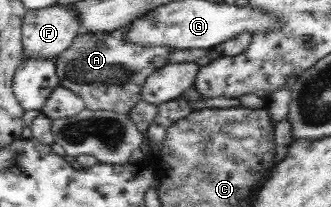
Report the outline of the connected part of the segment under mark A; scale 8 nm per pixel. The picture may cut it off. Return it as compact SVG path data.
M128 25L118 27L117 30L79 33L71 43L56 58L56 75L61 86L72 90L84 100L85 108L89 110L108 110L126 114L137 102L140 102L140 90L146 78L157 69L168 63L172 56L171 46L141 46L136 42L128 42Z

